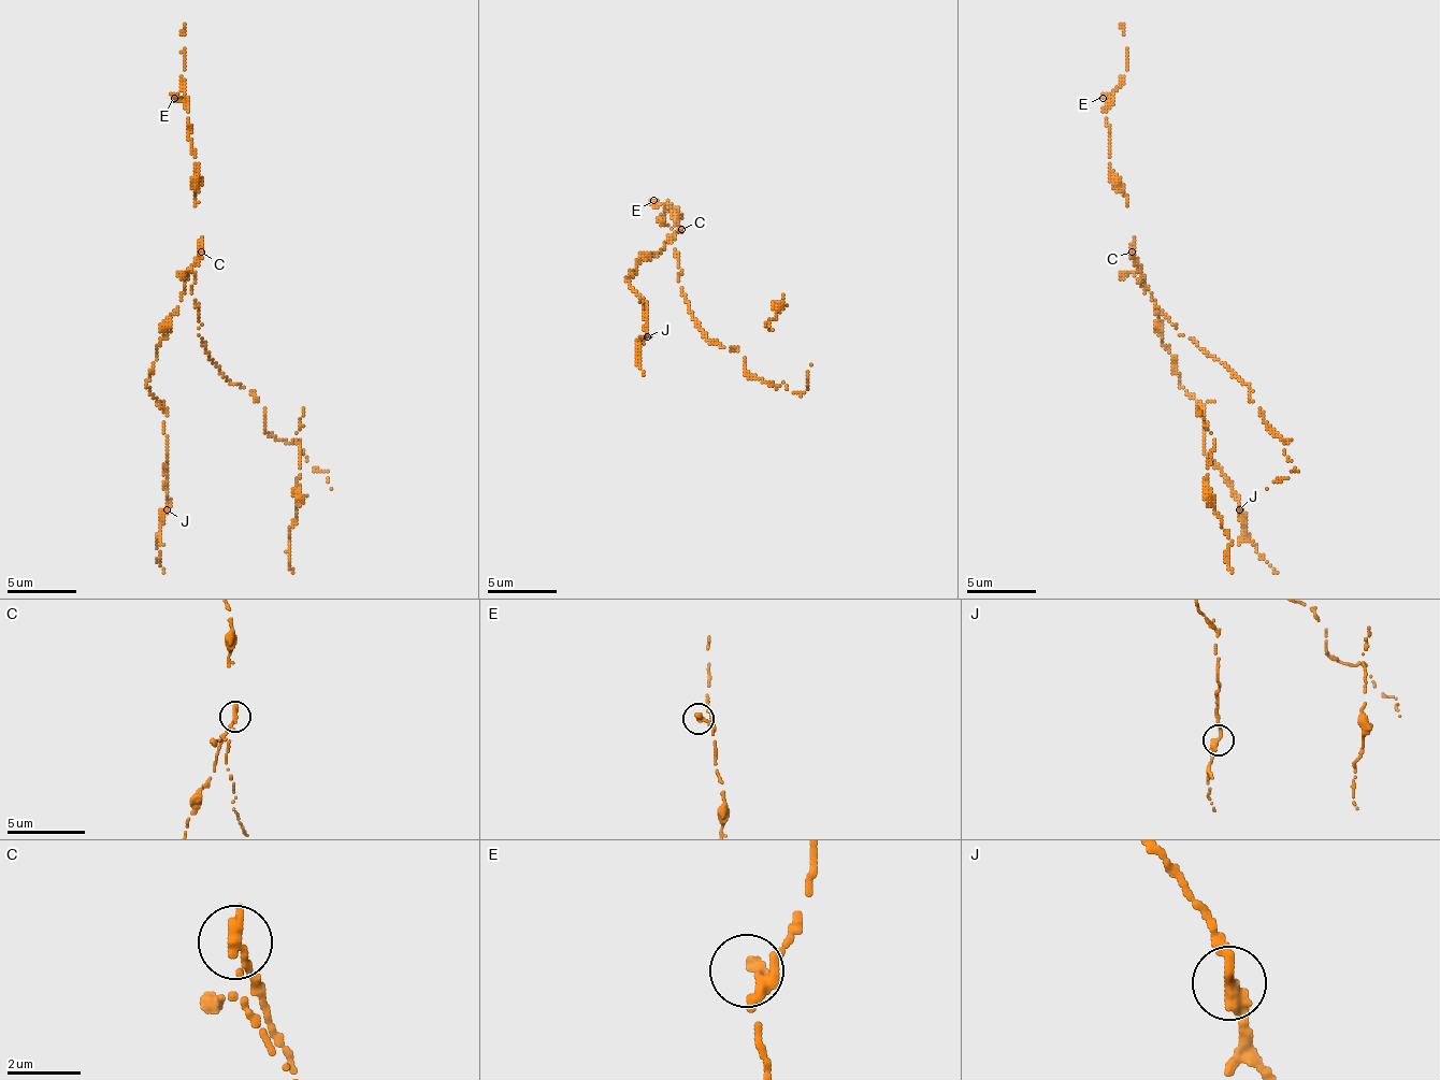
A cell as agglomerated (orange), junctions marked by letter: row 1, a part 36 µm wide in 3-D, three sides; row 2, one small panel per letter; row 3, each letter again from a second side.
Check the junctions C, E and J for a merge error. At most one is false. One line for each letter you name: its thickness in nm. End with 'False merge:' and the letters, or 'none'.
C: 400 nm thick
False merge: C

